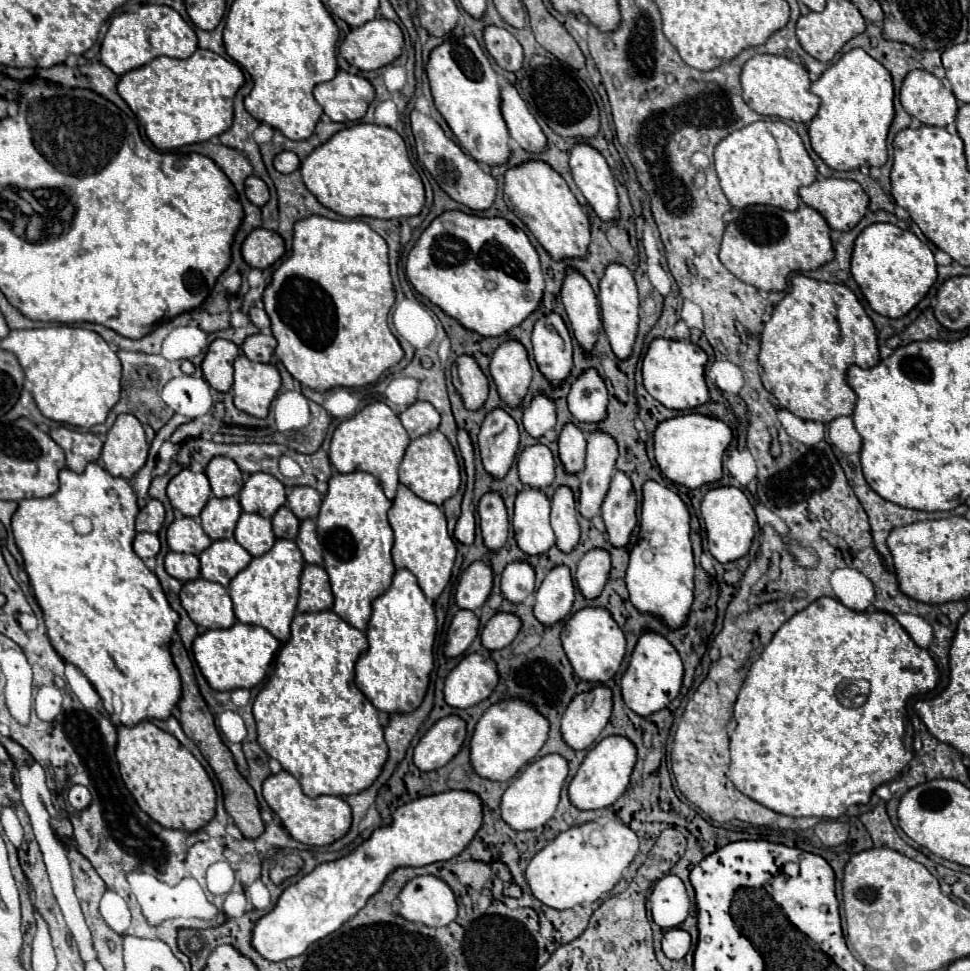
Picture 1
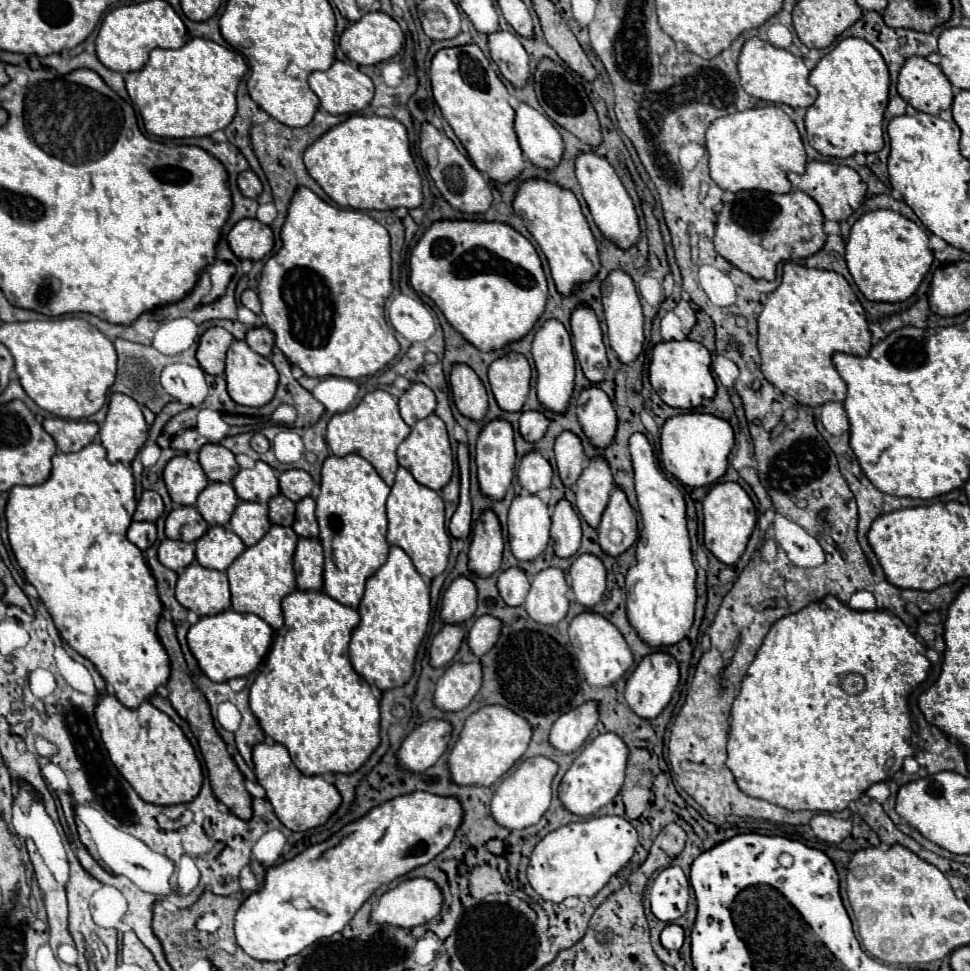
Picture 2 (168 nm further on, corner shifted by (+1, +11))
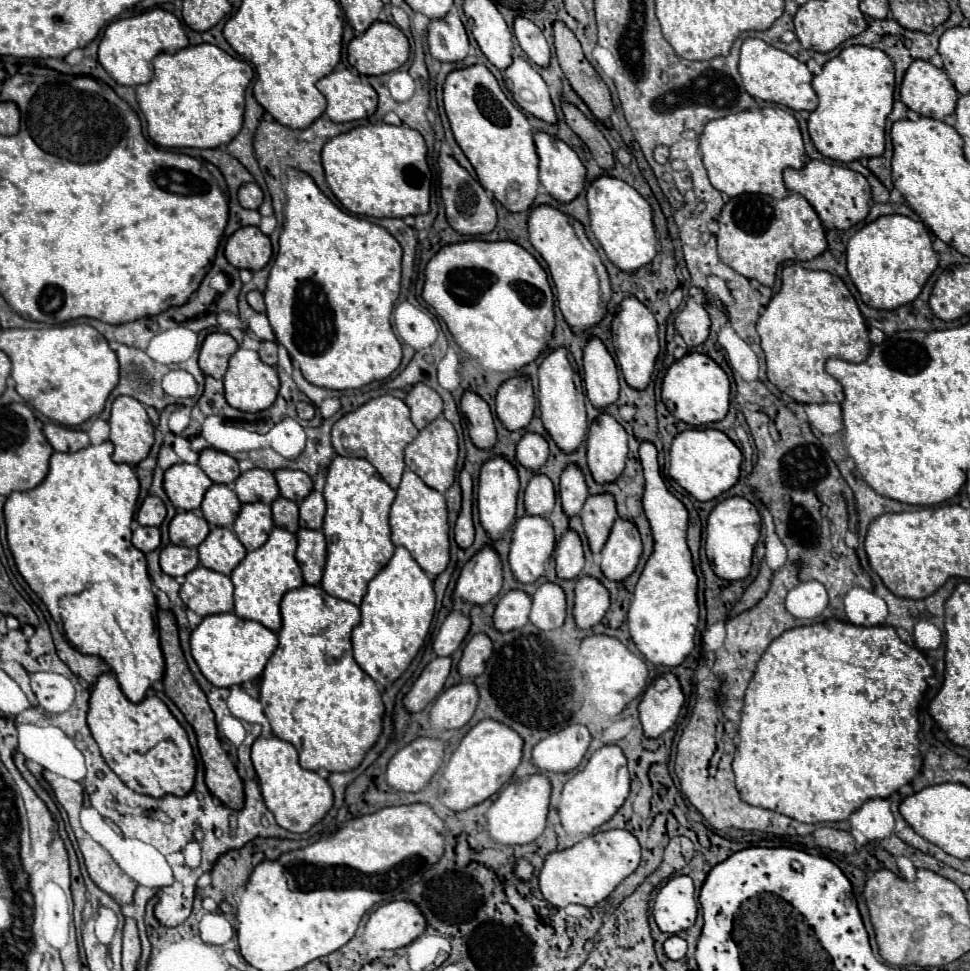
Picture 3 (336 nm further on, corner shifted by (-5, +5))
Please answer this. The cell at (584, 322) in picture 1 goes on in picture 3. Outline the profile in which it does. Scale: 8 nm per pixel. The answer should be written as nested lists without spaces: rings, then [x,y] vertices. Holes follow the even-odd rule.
[[[590,336],[584,346],[584,388],[596,408],[604,408],[618,398],[618,368],[598,336]]]

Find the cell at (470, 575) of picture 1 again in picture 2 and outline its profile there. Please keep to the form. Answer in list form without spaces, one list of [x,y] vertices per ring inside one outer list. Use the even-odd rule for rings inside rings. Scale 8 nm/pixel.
[[[456,578],[444,592],[440,618],[444,624],[464,624],[476,612],[476,586],[470,578]]]

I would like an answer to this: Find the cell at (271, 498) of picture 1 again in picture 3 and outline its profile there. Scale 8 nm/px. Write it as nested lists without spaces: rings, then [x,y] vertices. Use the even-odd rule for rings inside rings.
[[[254,468],[254,470],[244,472],[234,482],[234,492],[238,494],[240,502],[272,504],[280,496],[274,474],[270,470],[262,470],[262,468]]]

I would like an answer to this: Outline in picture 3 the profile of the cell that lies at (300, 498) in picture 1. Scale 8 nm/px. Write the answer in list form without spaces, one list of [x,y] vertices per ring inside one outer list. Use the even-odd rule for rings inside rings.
[[[282,470],[274,472],[274,476],[280,486],[280,494],[296,504],[300,504],[312,492],[312,478],[300,470]]]

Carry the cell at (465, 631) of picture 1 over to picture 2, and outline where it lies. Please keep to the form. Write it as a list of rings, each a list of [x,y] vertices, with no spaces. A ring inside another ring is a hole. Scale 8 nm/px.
[[[446,624],[430,644],[430,666],[432,668],[446,666],[458,652],[462,638],[464,638],[464,630],[460,626]]]

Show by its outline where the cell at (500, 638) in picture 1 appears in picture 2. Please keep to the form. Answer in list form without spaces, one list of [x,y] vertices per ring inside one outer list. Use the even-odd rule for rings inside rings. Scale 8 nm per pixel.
[[[480,616],[480,618],[476,618],[474,626],[470,628],[470,632],[466,636],[468,648],[472,650],[472,654],[476,658],[480,658],[496,644],[498,634],[500,634],[500,620],[492,618],[492,616]]]

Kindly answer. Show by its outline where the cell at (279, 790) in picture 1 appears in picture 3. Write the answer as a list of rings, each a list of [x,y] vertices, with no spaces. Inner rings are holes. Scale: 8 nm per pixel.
[[[276,736],[258,738],[252,744],[252,762],[254,762],[254,770],[258,776],[264,802],[282,828],[296,834],[304,834],[314,824],[318,824],[332,808],[334,794],[328,780],[324,780],[318,772],[300,768],[298,752],[290,742],[284,742]]]

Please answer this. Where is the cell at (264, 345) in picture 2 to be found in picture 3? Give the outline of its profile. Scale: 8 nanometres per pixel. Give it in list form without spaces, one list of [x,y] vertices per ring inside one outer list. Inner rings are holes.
[[[260,342],[260,360],[270,364],[270,366],[276,366],[278,362],[278,344],[276,342]]]

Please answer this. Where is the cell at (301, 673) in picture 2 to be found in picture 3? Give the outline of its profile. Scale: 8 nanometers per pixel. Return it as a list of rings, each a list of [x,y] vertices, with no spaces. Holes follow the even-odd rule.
[[[304,584],[302,588],[286,592],[280,604],[280,614],[282,630],[278,632],[278,648],[264,668],[260,686],[260,704],[264,706],[272,732],[276,738],[290,742],[298,750],[300,766],[306,770],[354,770],[380,738],[384,716],[384,704],[374,680],[360,670],[352,656],[350,634],[360,624],[360,610],[346,600],[324,594],[318,586]]]

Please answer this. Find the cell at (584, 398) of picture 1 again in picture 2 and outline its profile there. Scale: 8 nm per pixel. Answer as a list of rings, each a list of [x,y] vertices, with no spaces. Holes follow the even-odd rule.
[[[586,388],[582,390],[578,402],[576,402],[578,422],[588,436],[590,444],[598,450],[604,450],[612,444],[612,438],[616,436],[616,410],[610,402],[610,398],[598,388]]]

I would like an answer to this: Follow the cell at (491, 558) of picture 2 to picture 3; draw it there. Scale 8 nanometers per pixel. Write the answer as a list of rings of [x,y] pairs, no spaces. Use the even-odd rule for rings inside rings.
[[[486,544],[462,568],[460,578],[456,582],[454,600],[466,600],[470,604],[486,604],[500,592],[500,588],[502,588],[502,560],[494,550],[494,546]]]

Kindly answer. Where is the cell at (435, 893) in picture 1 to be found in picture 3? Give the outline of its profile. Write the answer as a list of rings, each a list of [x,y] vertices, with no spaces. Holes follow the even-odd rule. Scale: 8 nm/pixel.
[[[394,900],[370,914],[364,942],[374,950],[394,950],[408,946],[426,930],[426,918],[414,902]]]

